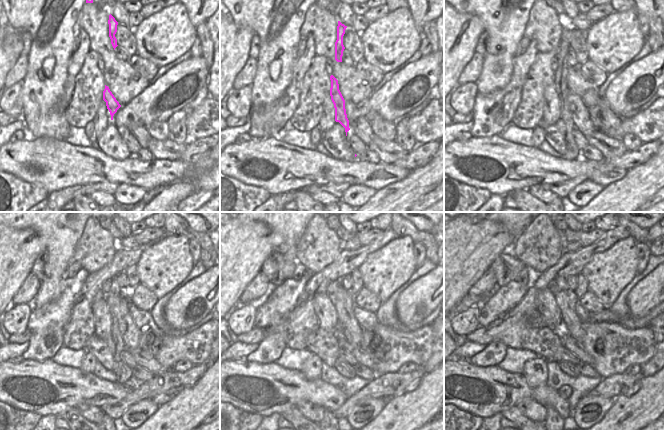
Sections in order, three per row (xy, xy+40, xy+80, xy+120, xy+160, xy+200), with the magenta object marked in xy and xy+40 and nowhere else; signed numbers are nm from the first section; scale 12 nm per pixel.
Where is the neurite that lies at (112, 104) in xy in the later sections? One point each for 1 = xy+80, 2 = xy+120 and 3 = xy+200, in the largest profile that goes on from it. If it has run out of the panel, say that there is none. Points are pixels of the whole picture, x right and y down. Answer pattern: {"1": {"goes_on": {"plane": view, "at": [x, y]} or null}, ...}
{"1": {"goes_on": {"plane": "xy+80", "at": [572, 151]}}, "2": {"goes_on": {"plane": "xy+120", "at": [123, 372]}}, "3": {"goes_on": {"plane": "xy+200", "at": [569, 368]}}}

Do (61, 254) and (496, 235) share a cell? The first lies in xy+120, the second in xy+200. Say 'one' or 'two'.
two

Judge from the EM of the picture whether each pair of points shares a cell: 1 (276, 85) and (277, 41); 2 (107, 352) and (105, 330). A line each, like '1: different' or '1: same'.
1: same
2: different

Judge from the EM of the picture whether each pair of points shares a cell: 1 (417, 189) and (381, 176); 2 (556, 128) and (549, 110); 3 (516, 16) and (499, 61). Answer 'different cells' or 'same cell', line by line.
1: different cells
2: different cells
3: same cell

